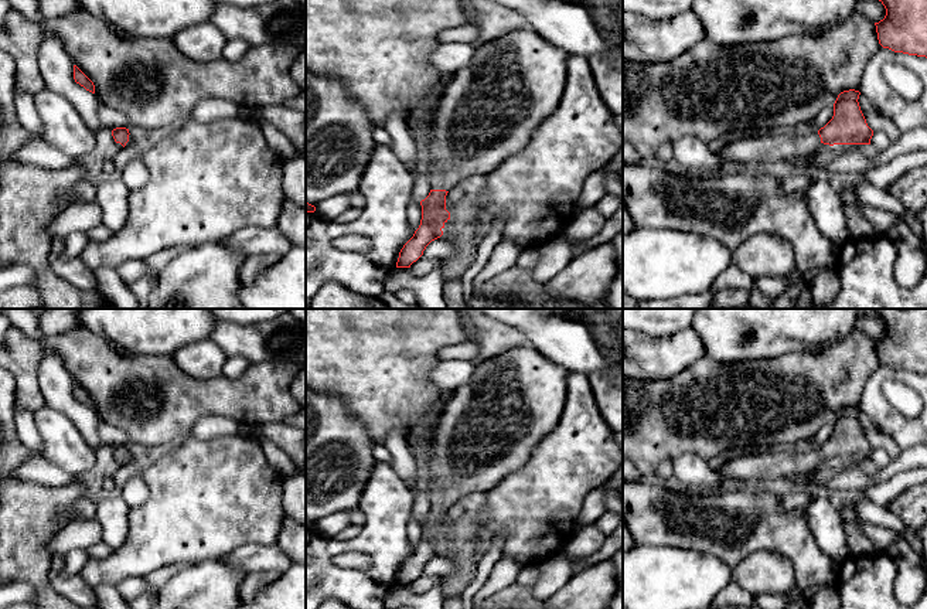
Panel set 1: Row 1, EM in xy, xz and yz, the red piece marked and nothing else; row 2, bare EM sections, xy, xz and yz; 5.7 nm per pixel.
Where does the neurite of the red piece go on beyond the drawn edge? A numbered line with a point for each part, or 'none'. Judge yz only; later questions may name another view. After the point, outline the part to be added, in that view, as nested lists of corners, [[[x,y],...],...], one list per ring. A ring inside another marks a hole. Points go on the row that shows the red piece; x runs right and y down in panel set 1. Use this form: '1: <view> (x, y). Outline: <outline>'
1: yz (767, 149). Outline: [[[800,129],[795,133],[778,136],[732,139],[718,154],[740,167],[754,163],[787,161],[791,157],[810,157],[821,144],[818,132]]]

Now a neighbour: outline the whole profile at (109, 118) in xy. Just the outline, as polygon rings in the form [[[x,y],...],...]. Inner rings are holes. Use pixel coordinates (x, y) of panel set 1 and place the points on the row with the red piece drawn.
[[[102,103],[98,106],[98,118],[100,123],[100,130],[113,130],[116,127],[129,129],[132,126],[130,119],[123,112],[115,110]]]

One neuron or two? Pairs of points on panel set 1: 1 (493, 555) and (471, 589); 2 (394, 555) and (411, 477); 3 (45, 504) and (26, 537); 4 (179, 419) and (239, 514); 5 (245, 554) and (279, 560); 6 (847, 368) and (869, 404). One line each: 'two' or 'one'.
1: one
2: two
3: one
4: two
5: one
6: two

